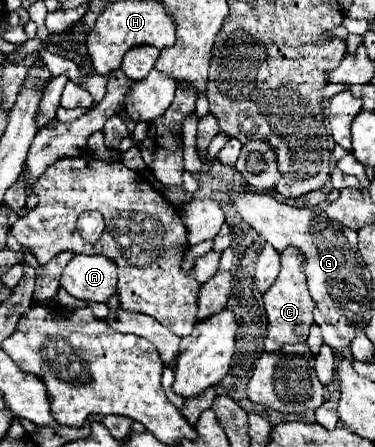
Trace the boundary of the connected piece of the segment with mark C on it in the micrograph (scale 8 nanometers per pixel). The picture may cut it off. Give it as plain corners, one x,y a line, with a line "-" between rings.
288,247
282,253
282,269
276,279
276,285
268,289
268,295
264,295
264,309
268,317
268,333
264,341
264,351
272,353
278,351
282,345
290,343
306,343
310,325
314,323
312,319
312,309
314,301
310,299
310,293
306,289
306,277
302,273
302,257
296,253
296,247

